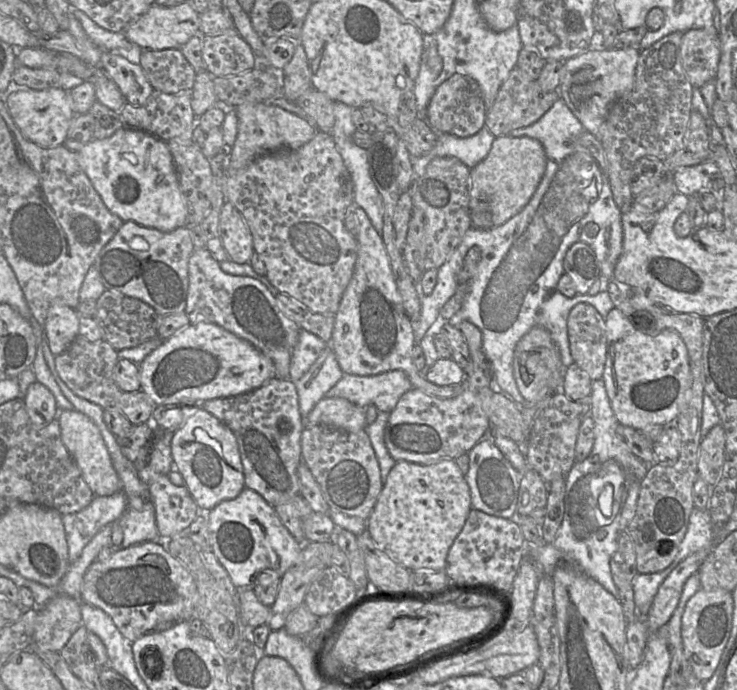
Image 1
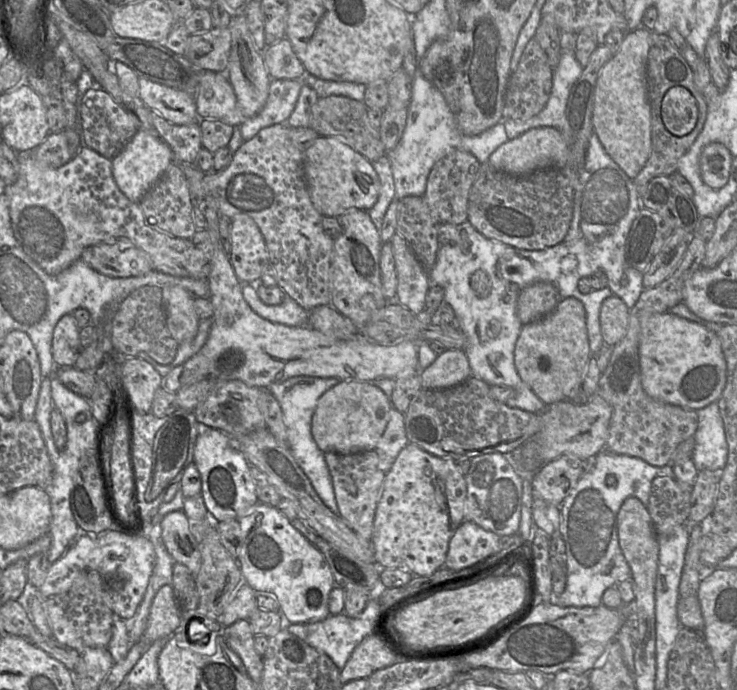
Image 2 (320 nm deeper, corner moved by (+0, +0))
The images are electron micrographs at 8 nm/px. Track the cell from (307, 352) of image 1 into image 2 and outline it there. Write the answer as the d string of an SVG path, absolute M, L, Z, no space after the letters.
M243 284L241 291L246 303L260 317L270 322L290 327L308 325L307 311L290 297L284 296L283 301L279 305L266 305L258 296L256 285Z

